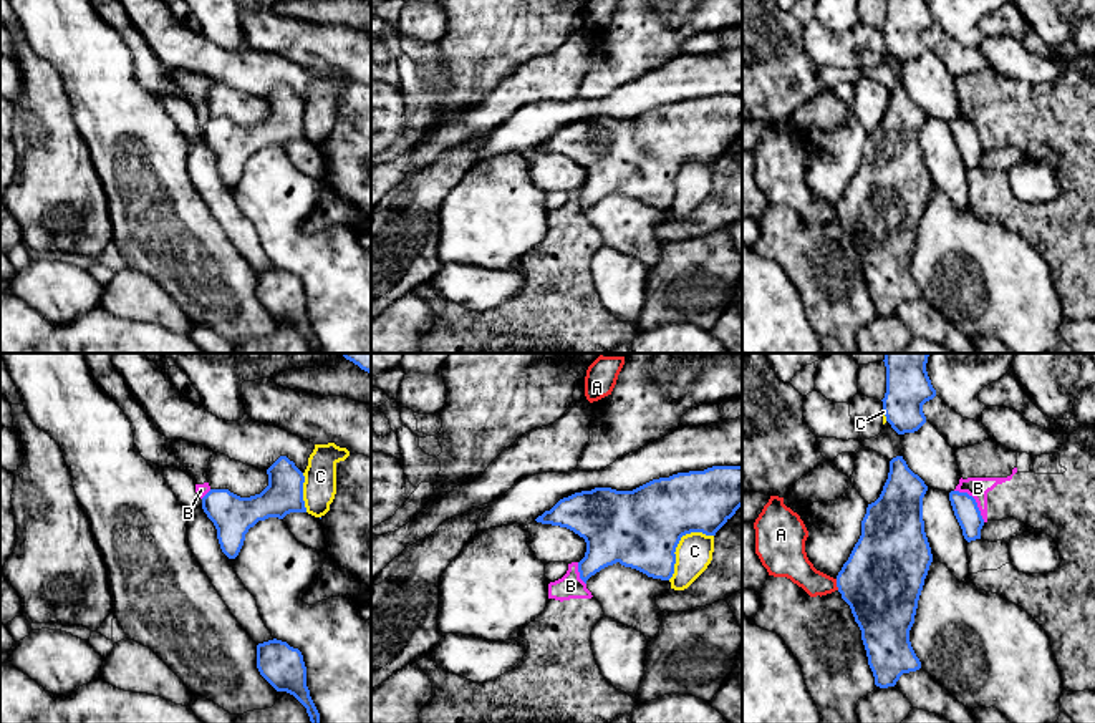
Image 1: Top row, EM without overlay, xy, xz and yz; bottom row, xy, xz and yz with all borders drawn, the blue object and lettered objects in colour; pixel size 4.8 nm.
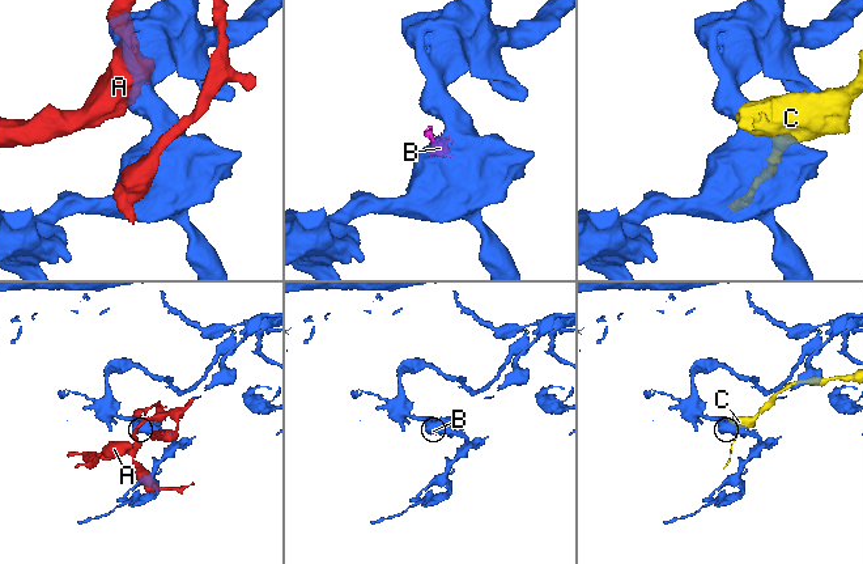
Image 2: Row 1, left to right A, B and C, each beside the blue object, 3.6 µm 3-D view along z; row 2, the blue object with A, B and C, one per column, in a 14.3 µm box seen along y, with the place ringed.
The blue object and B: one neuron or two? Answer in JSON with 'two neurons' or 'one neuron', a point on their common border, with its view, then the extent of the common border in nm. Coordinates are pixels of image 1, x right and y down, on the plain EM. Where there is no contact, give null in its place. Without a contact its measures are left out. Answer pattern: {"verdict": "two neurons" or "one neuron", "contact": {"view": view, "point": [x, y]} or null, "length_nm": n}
{"verdict": "two neurons", "contact": {"view": "yz", "point": [974, 130]}, "length_nm": 220}

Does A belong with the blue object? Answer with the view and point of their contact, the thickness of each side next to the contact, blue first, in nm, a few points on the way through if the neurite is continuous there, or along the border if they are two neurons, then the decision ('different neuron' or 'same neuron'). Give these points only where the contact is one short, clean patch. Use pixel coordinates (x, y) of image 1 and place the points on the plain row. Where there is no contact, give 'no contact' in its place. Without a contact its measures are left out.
yz (837, 213) | 400/160 nm | different neuron

